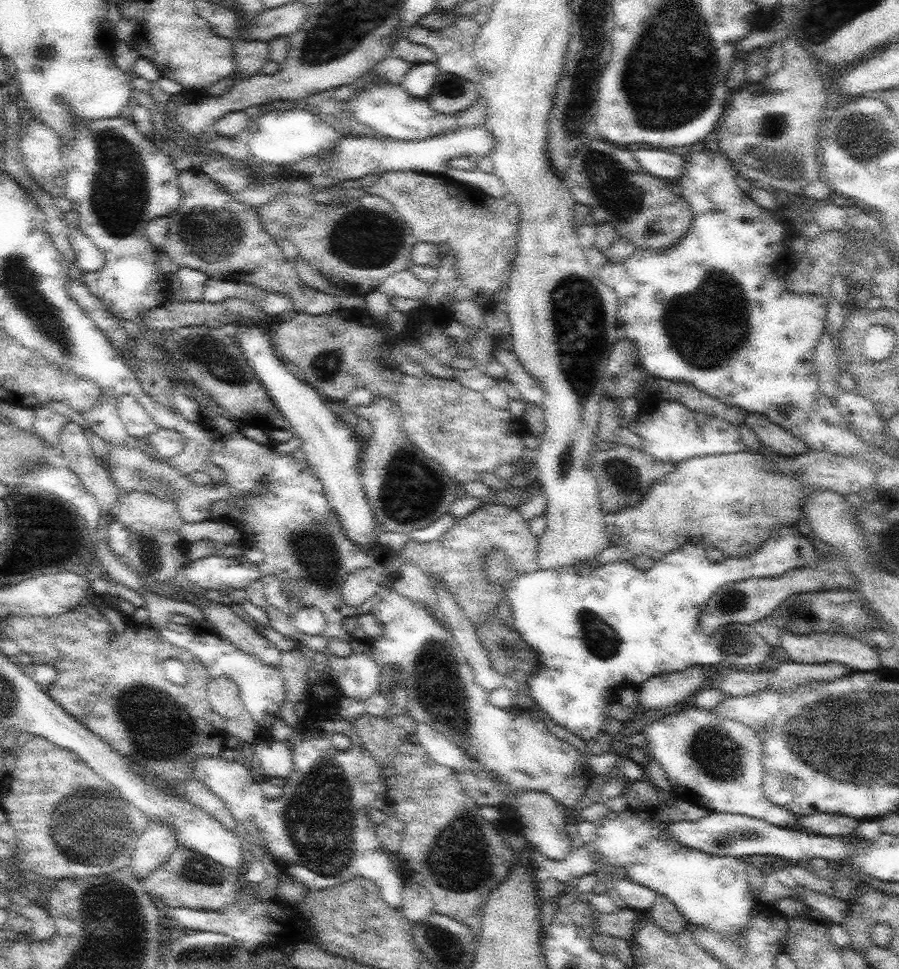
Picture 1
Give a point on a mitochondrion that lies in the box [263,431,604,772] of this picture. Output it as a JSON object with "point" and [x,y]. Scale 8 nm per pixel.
{"point":[438,689]}

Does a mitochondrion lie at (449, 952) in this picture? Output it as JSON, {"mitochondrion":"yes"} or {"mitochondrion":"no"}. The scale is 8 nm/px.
{"mitochondrion":"yes"}

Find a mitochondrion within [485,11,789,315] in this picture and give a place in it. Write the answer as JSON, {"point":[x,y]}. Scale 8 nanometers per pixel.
{"point":[624,203]}

